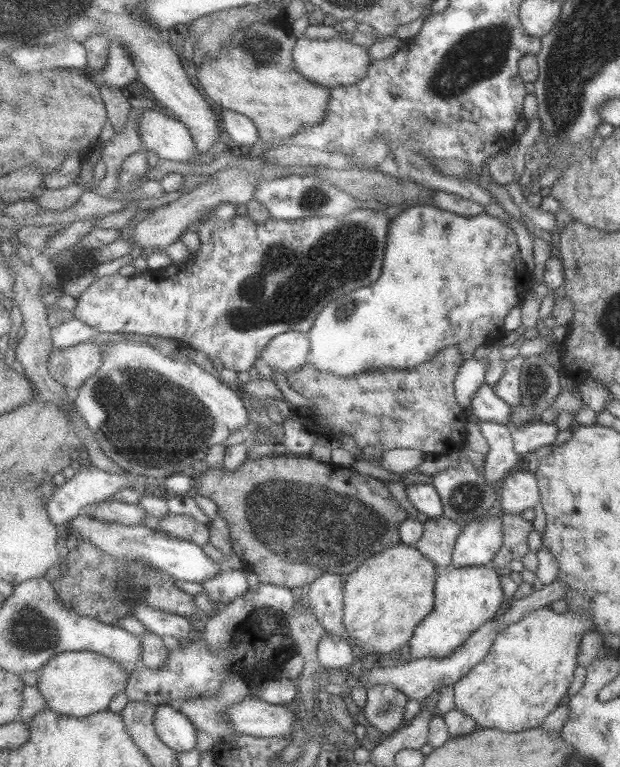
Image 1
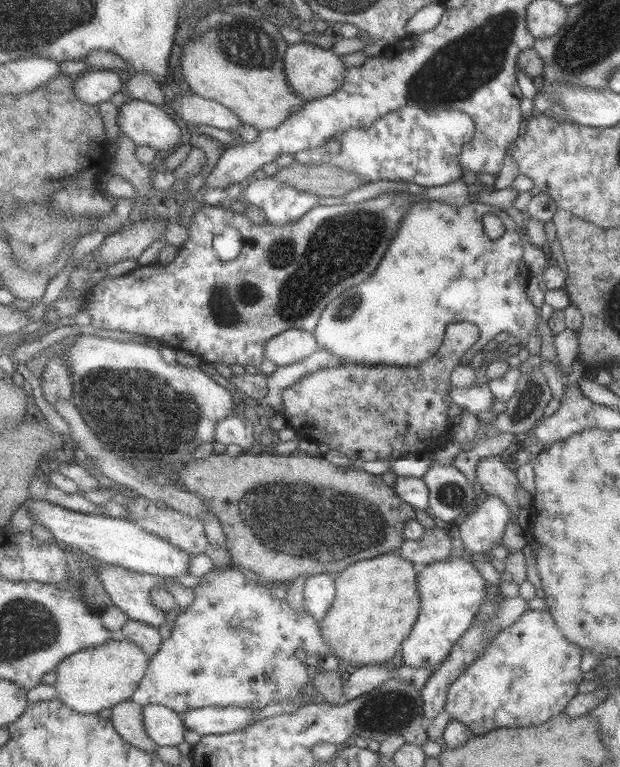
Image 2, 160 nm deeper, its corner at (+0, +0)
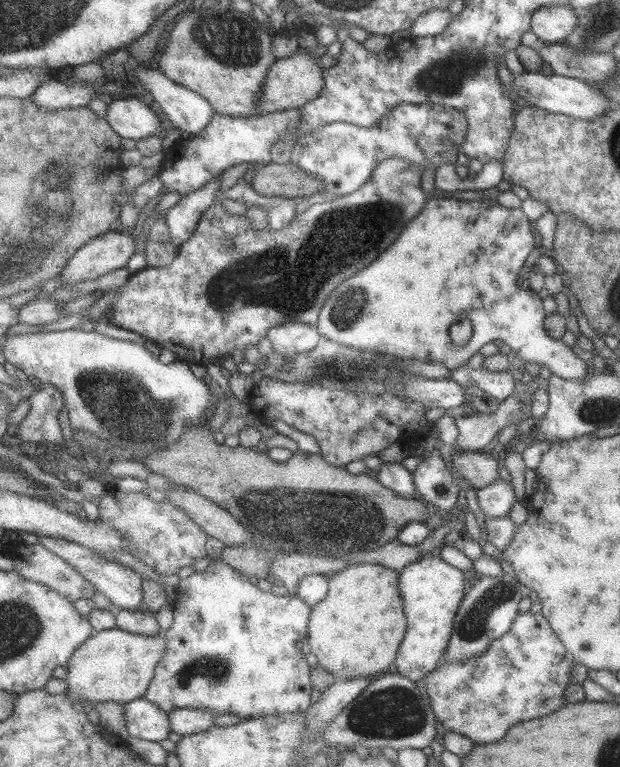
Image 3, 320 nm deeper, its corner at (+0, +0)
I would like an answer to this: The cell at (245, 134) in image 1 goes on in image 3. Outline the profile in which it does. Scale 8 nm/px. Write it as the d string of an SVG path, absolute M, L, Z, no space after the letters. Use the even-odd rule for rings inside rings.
M153 65L139 68L136 72L136 76L140 84L151 92L154 100L160 105L160 108L167 116L166 118L175 128L193 134L201 132L201 130L211 122L213 113L215 113L214 108L202 94L171 80L163 71L156 67L153 68Z

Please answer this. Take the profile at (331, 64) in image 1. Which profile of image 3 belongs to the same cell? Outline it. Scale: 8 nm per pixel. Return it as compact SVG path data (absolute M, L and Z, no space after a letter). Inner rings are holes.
M298 48L289 57L277 60L268 72L263 87L262 99L259 99L258 110L267 115L271 112L285 111L305 106L310 100L316 99L325 90L324 68L317 65L317 59L303 53Z

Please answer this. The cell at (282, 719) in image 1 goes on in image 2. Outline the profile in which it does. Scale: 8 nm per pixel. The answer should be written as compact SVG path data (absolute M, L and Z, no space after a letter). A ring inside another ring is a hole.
M233 706L199 708L187 711L184 722L187 730L199 736L223 735L253 724L253 711Z

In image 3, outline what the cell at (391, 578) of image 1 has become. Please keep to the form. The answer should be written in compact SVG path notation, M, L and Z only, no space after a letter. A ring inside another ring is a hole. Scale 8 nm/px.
M365 562L348 566L341 572L329 575L329 579L327 596L312 607L306 649L318 659L321 668L329 671L338 680L363 679L367 676L377 678L388 673L399 657L401 643L408 631L408 618L399 588L400 571Z

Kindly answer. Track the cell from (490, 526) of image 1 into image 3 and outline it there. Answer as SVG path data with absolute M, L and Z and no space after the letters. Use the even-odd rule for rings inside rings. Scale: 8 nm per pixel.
M500 478L489 486L478 489L476 496L483 514L491 518L509 516L509 512L516 502L512 484Z

